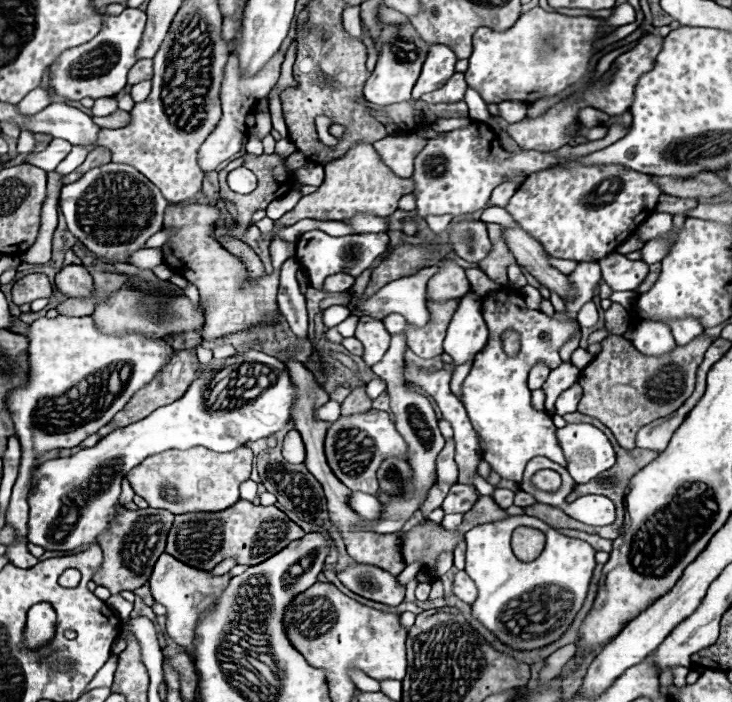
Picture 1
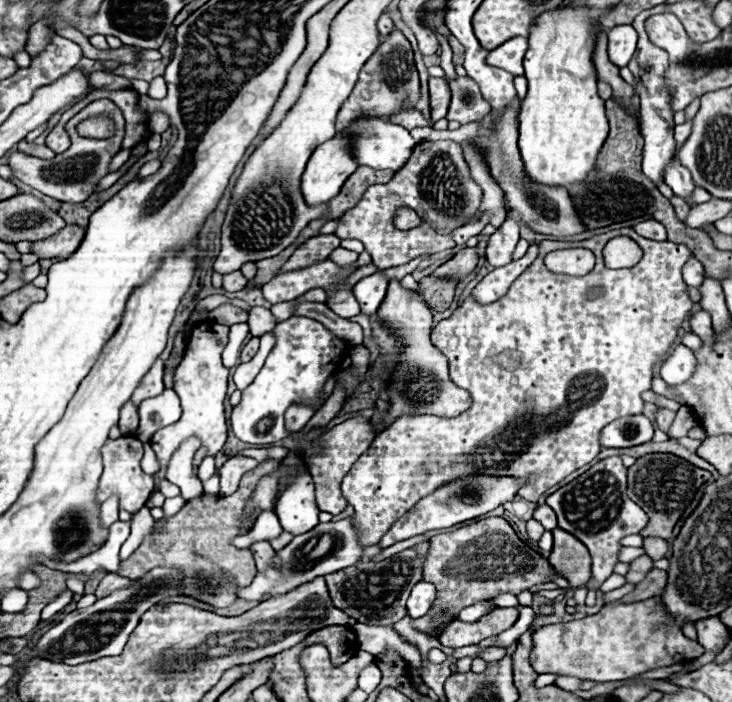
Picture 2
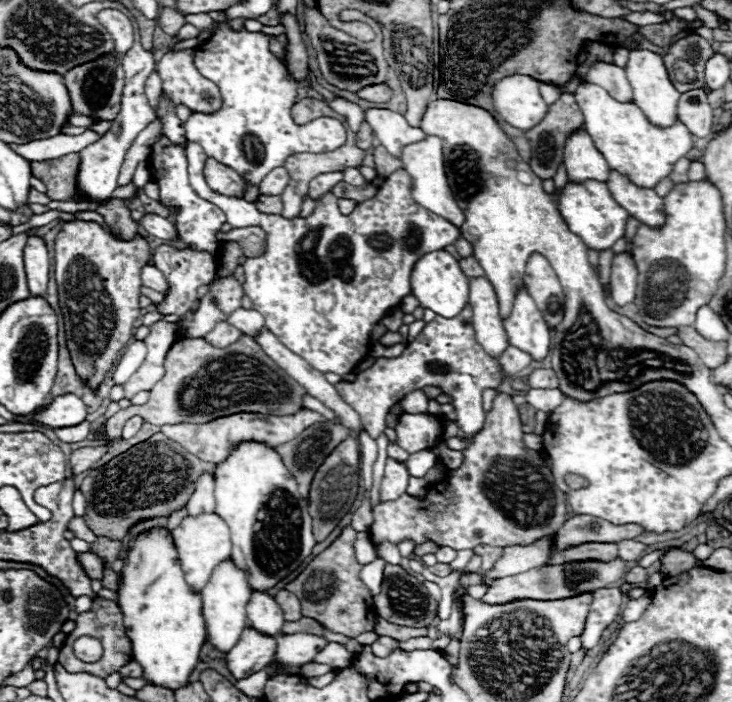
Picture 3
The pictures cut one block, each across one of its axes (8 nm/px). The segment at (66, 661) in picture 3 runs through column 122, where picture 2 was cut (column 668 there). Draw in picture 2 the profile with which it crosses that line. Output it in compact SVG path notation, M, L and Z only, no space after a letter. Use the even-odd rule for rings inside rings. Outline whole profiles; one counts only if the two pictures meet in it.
M660 598L646 602L610 602L598 614L564 624L548 624L534 632L530 664L538 674L576 676L594 682L628 680L642 672L682 664L704 654L698 642L688 640L678 626L668 624ZM690 646L690 658L688 658Z

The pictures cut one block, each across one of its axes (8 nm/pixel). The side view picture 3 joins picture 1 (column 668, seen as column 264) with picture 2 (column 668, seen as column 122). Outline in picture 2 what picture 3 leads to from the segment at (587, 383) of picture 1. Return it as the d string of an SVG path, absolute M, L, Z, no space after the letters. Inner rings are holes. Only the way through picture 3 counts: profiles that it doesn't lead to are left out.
M658 408L656 414L654 414L654 422L660 430L668 430L668 426L672 424L676 412L674 410L668 410L668 408Z

